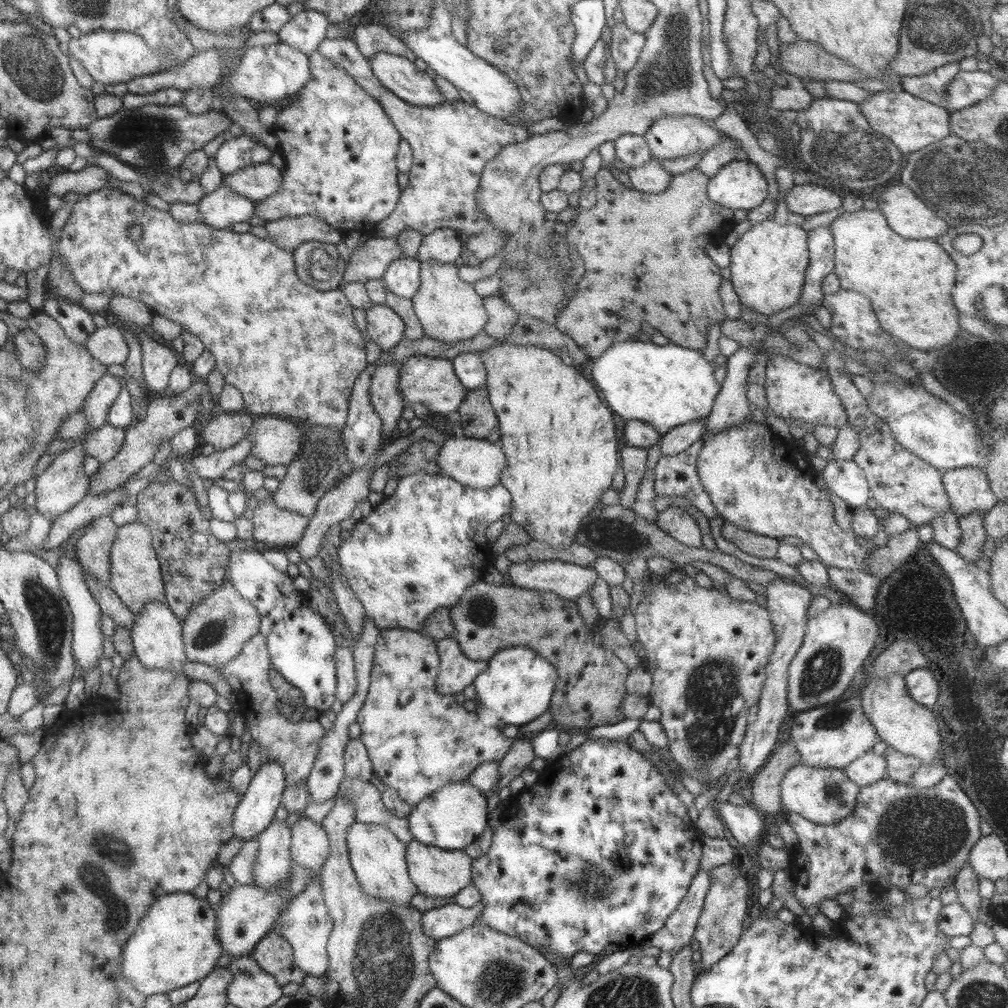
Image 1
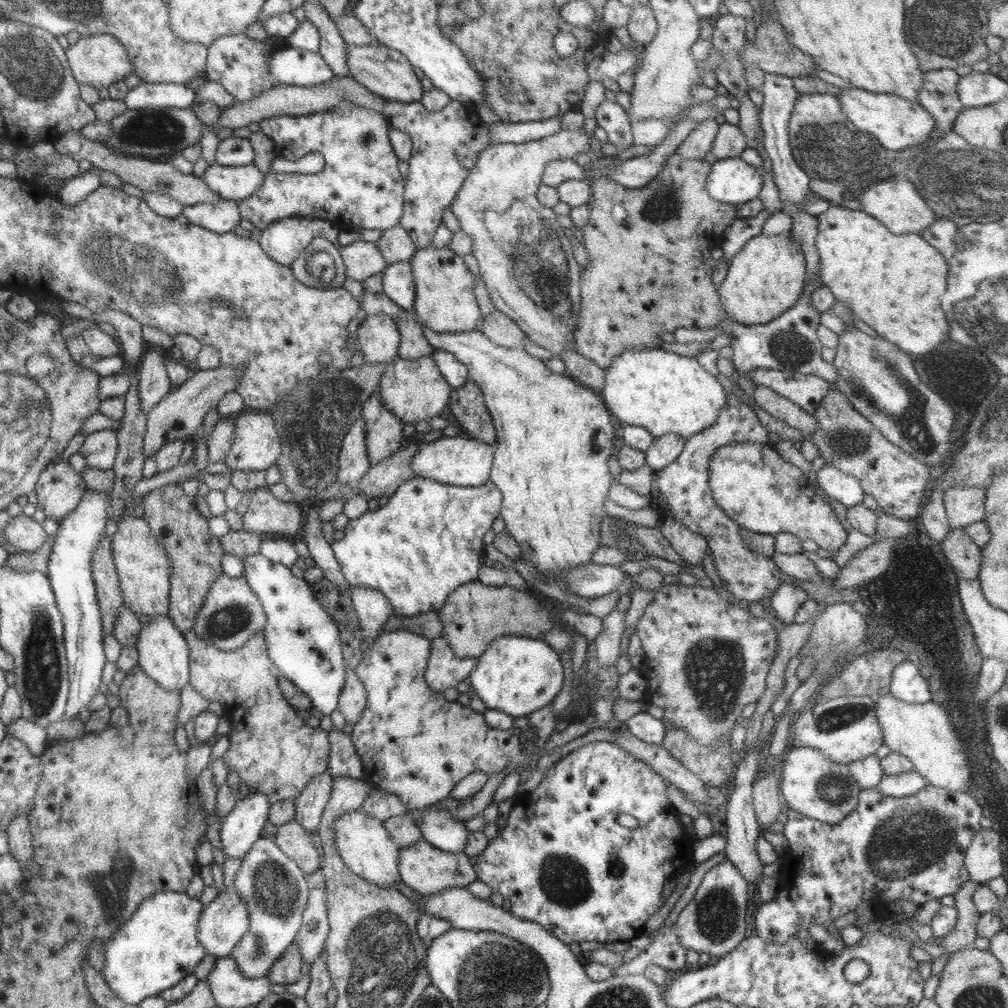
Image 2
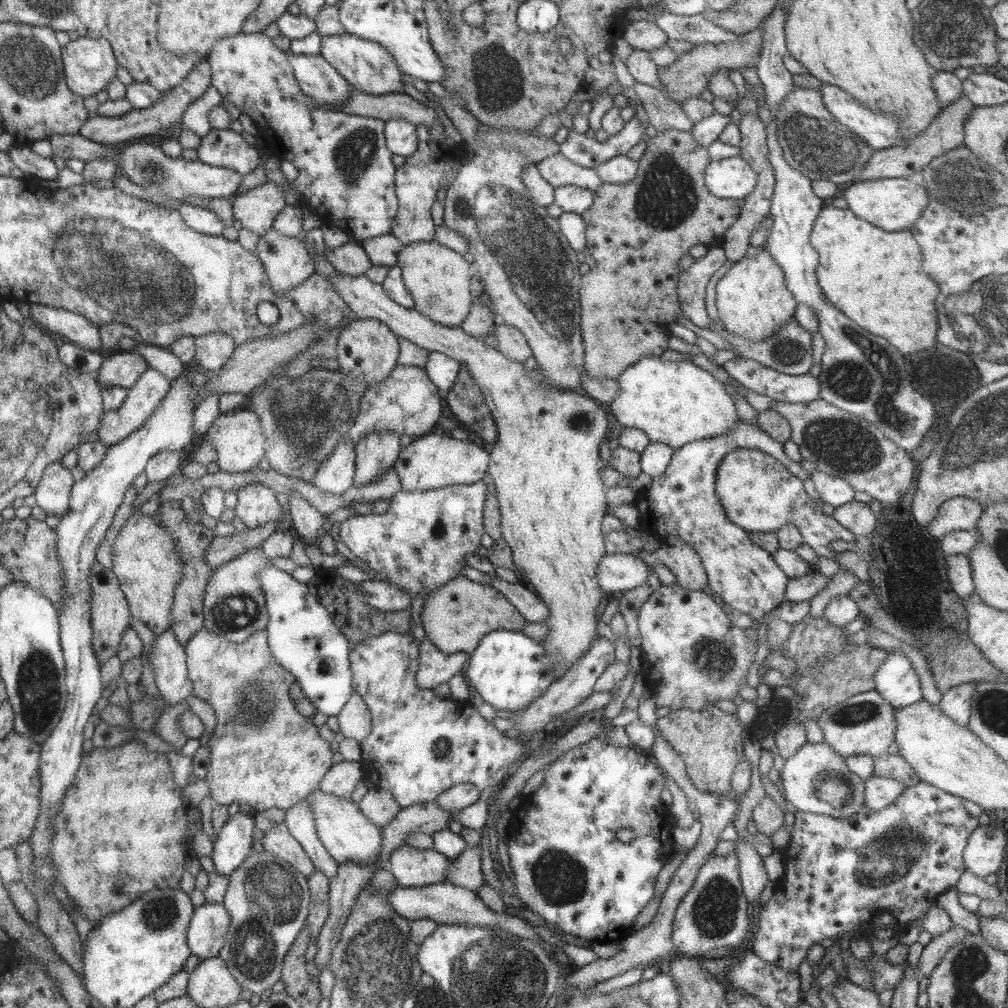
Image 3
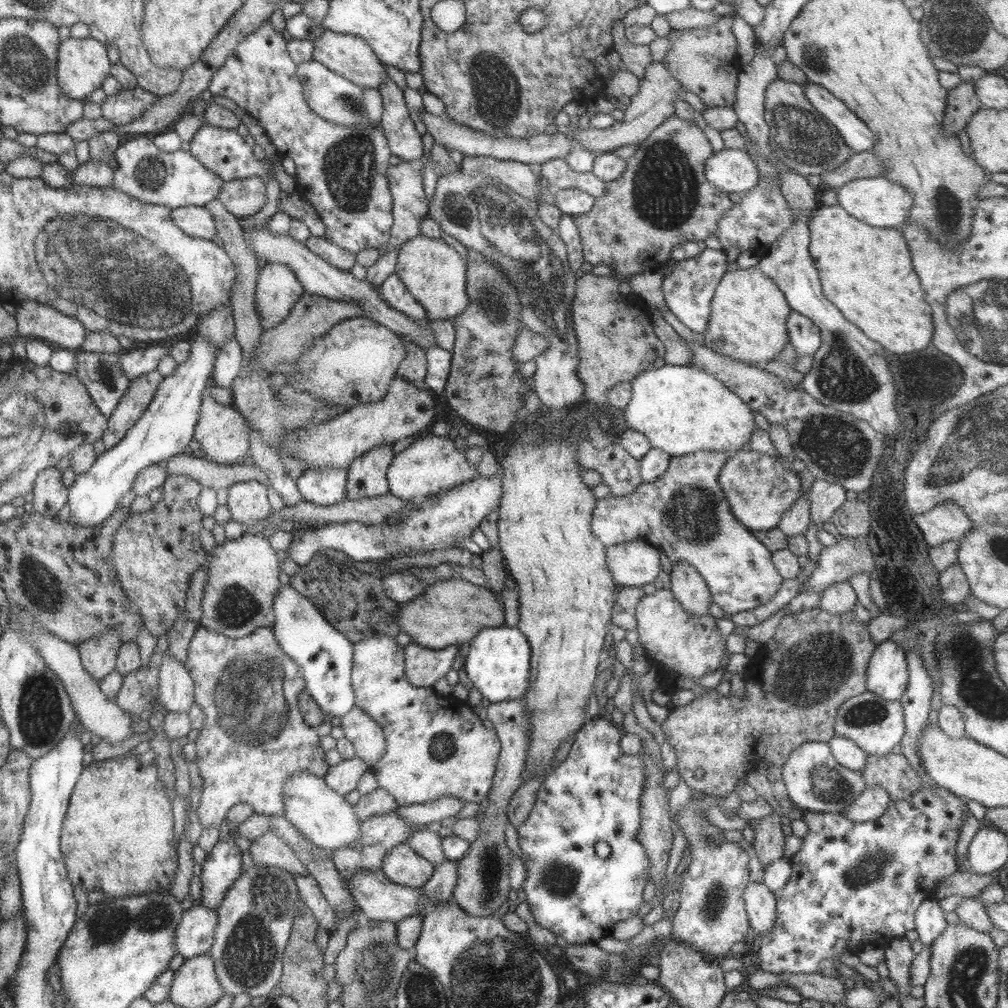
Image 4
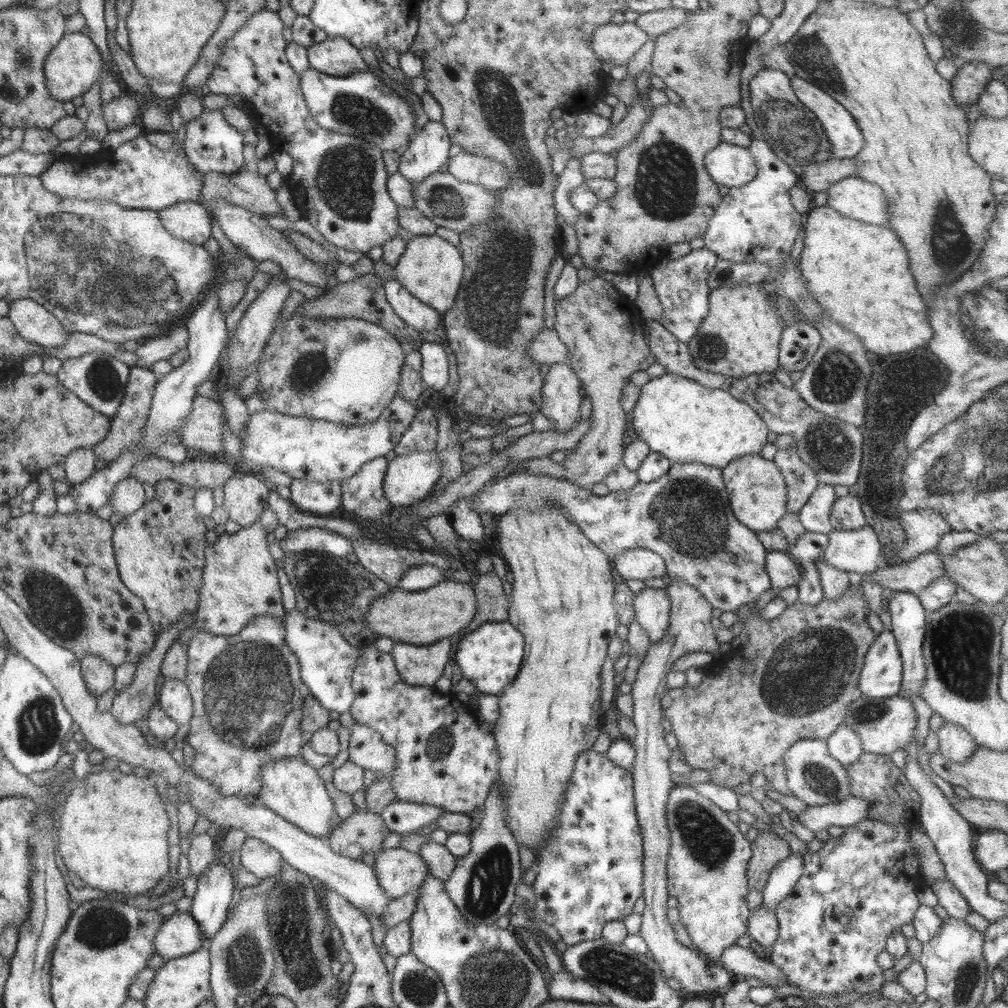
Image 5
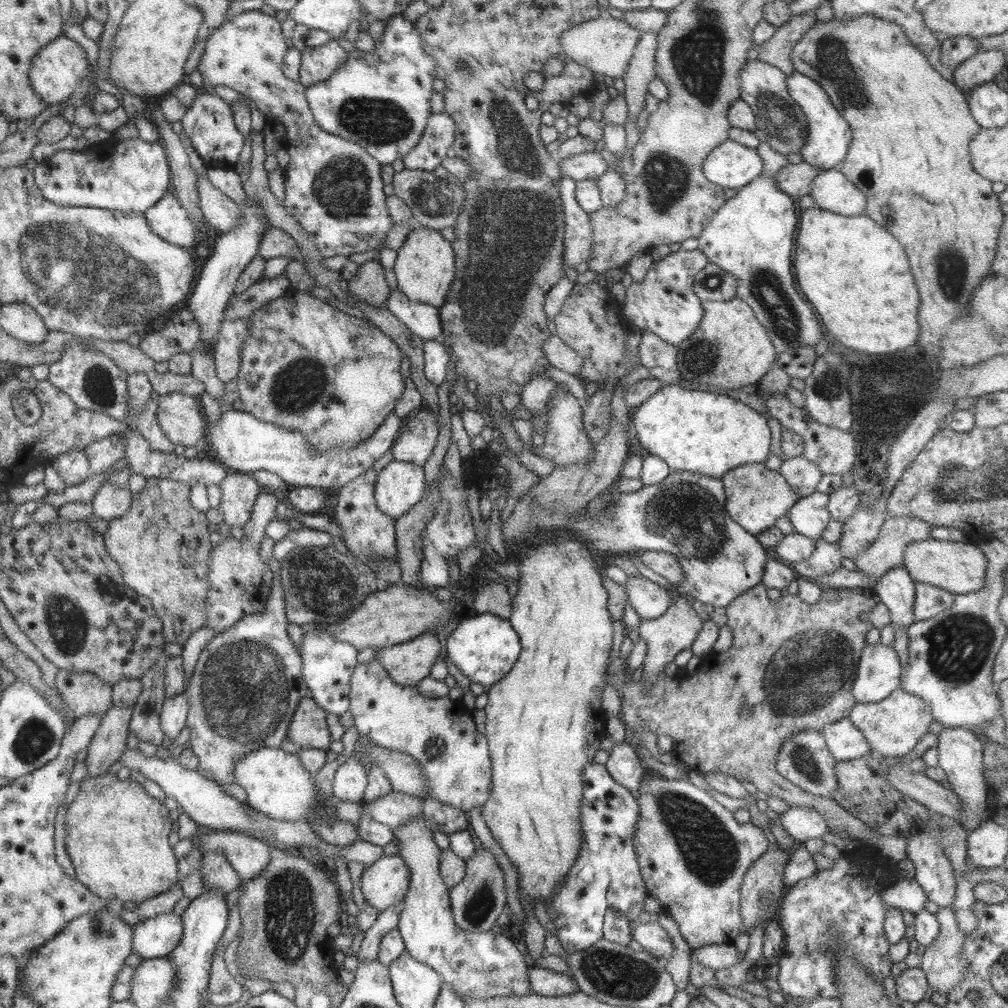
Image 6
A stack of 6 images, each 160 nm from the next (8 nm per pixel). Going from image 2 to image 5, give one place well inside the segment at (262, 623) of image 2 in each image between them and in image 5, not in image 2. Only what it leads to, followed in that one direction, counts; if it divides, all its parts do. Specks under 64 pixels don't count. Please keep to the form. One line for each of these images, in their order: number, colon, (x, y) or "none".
3: (235, 606)
4: (240, 588)
5: (240, 584)

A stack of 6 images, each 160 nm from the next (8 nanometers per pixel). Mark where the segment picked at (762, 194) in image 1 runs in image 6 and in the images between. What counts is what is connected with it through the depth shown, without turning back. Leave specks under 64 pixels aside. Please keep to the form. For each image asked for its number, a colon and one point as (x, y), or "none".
2: (731, 180)
3: (729, 178)
4: (732, 170)
5: (733, 166)
6: (731, 165)

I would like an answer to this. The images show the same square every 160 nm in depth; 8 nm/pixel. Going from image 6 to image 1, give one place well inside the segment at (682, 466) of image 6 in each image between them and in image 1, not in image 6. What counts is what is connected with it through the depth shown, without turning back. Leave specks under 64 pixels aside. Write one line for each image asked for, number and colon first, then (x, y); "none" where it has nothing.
1: (664, 386)
2: (665, 393)
3: (675, 403)
4: (681, 410)
5: (684, 421)

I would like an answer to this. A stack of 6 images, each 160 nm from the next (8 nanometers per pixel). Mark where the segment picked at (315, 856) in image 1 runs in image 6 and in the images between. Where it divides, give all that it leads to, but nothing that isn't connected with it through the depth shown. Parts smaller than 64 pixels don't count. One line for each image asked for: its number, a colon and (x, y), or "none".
2: (294, 840)
3: (278, 840)
4: (268, 850)
5: (261, 859)
6: (249, 857)

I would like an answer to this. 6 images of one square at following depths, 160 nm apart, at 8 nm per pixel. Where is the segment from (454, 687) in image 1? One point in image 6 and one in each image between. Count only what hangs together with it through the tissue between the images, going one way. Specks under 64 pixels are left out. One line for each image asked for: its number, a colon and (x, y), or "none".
2: (444, 670)
3: (435, 667)
4: (423, 667)
5: (419, 665)
6: (407, 663)

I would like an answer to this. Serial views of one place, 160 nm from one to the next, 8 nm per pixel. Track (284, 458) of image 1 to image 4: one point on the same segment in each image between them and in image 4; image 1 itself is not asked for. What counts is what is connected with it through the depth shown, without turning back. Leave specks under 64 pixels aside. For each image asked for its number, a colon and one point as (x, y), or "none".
2: (258, 445)
3: (238, 435)
4: (224, 433)

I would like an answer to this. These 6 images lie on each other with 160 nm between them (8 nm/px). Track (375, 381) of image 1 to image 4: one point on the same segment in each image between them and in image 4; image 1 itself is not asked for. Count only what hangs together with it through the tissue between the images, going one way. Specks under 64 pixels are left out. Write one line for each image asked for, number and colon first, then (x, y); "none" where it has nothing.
2: (384, 437)
3: (374, 455)
4: (367, 476)

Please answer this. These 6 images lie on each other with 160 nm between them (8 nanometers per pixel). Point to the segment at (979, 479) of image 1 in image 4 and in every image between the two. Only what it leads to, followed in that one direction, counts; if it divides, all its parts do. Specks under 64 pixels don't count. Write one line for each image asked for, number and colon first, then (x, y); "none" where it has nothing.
2: (964, 506)
3: (960, 513)
4: (947, 521)

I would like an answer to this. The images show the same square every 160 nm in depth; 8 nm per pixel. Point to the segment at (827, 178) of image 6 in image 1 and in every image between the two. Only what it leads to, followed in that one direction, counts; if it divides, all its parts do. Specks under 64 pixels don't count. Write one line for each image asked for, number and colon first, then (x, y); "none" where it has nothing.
1: (906, 214)
2: (895, 202)
3: (894, 204)
4: (877, 201)
5: (852, 197)

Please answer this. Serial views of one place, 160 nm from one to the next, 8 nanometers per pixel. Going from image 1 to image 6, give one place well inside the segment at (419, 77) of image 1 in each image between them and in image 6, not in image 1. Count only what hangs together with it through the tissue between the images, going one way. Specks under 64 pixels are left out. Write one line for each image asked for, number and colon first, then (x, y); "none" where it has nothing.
2: (383, 71)
3: (367, 66)
4: (352, 57)
5: (337, 56)
6: (317, 64)

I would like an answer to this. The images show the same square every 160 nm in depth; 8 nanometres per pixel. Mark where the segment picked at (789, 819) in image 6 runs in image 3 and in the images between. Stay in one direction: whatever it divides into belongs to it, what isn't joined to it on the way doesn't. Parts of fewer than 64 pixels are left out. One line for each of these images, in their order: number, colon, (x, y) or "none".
3: (880, 793)
4: (872, 803)
5: (849, 812)

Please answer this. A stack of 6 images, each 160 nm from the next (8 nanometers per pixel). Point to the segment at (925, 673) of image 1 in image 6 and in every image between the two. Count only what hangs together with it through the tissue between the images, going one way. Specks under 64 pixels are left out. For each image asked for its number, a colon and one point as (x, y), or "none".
2: (908, 683)
3: (895, 680)
4: (887, 675)
5: (882, 672)
6: (878, 674)

